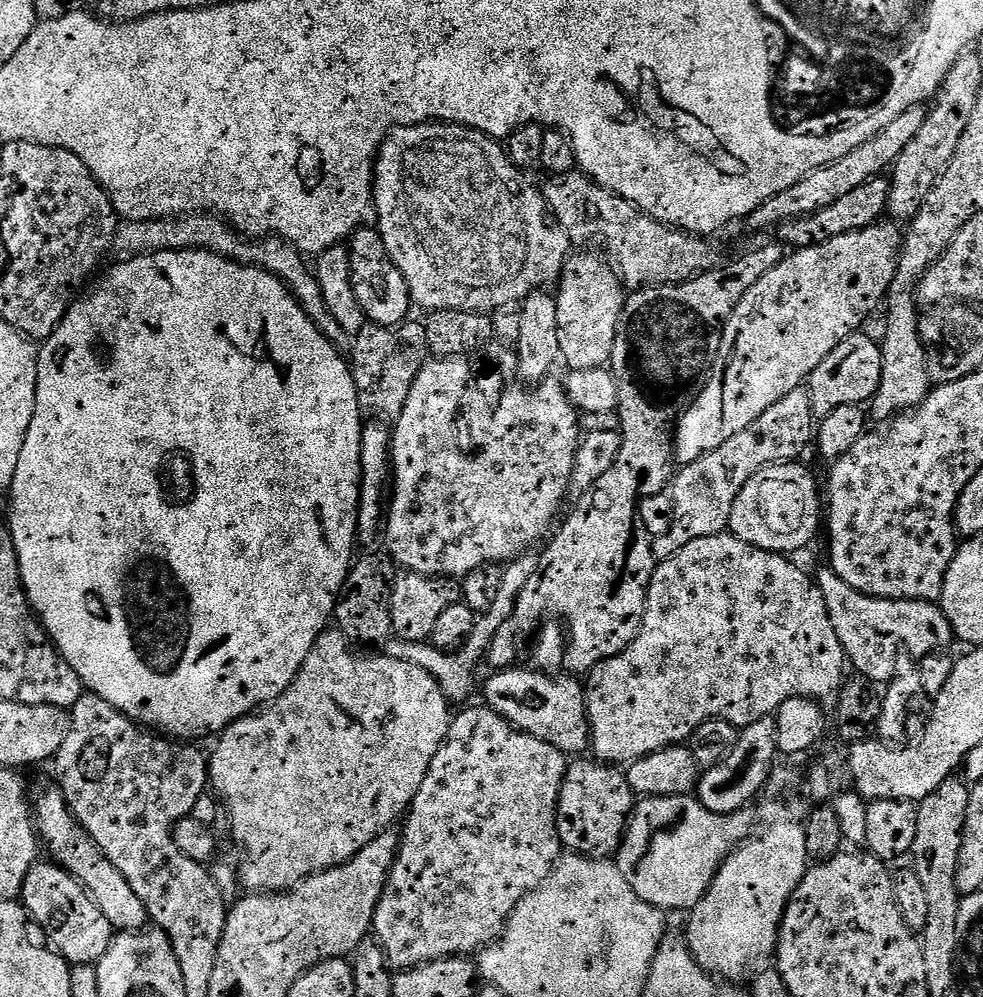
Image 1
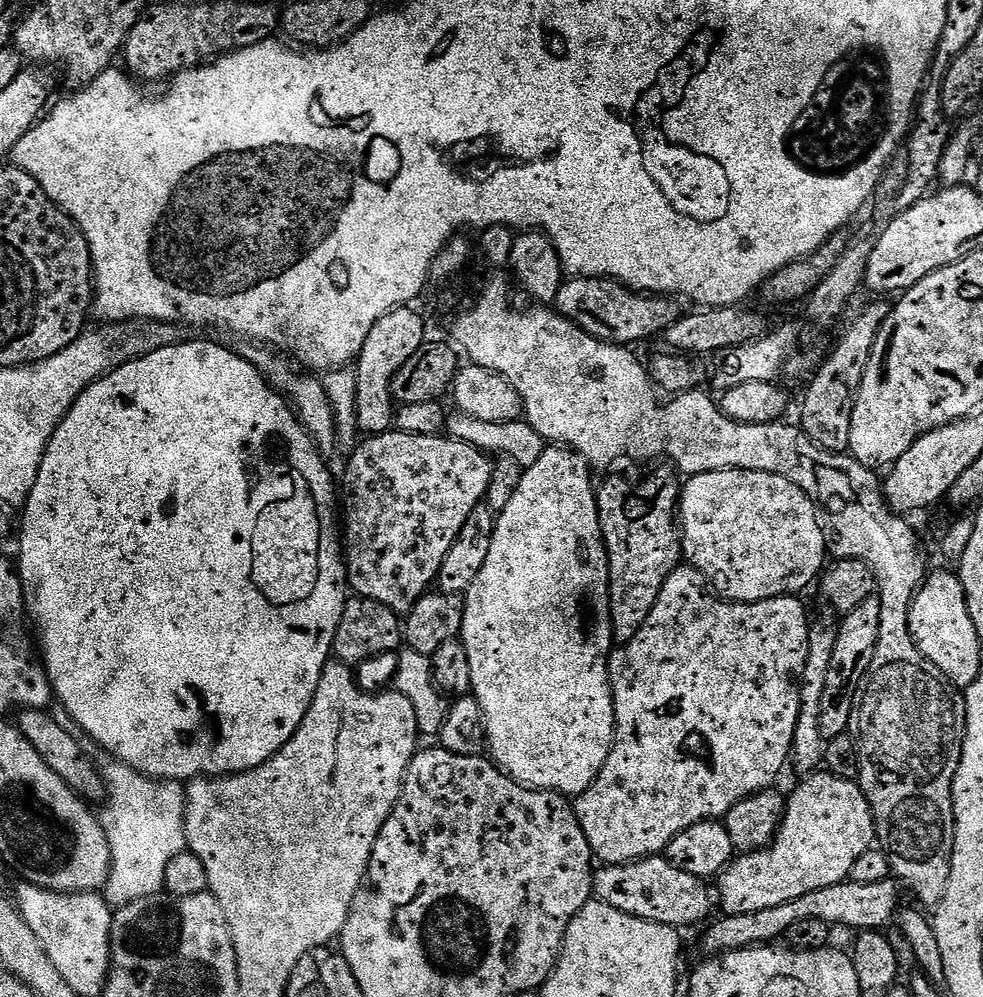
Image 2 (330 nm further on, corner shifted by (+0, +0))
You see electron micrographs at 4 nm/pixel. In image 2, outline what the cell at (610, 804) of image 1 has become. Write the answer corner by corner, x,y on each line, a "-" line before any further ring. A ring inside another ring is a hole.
660,854
639,862
597,867
592,878
595,899
631,916
670,924
677,930
685,930
691,924
703,925
709,919
710,900
703,884
701,877
678,870

